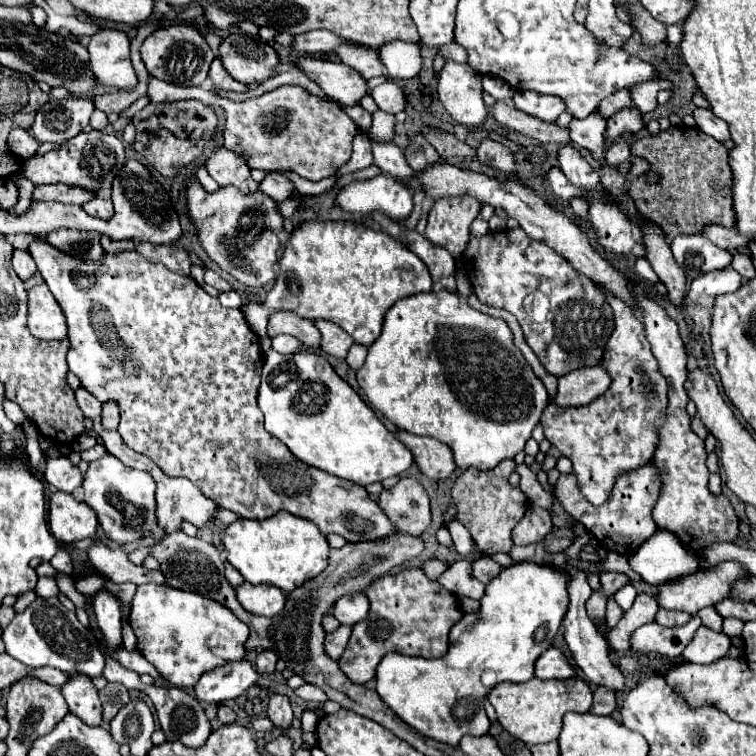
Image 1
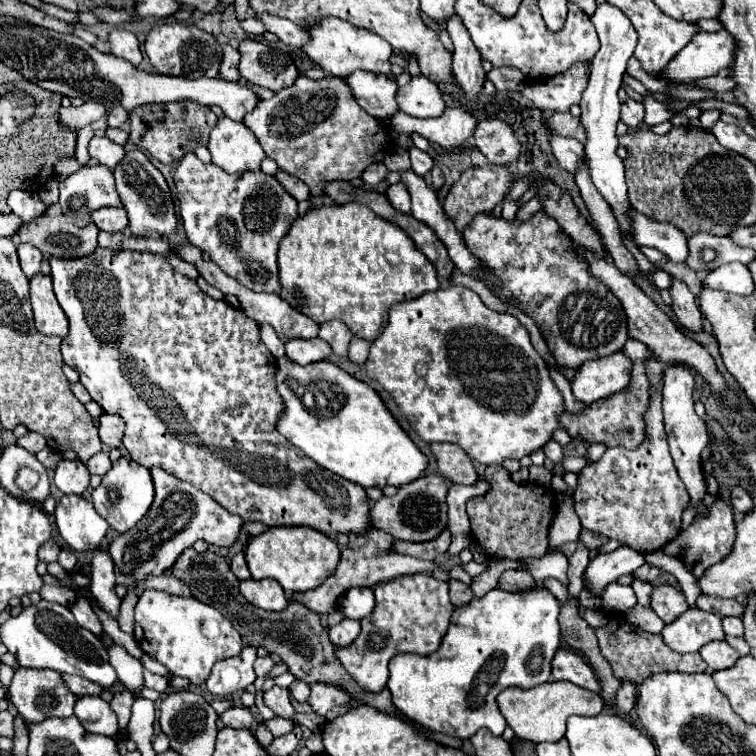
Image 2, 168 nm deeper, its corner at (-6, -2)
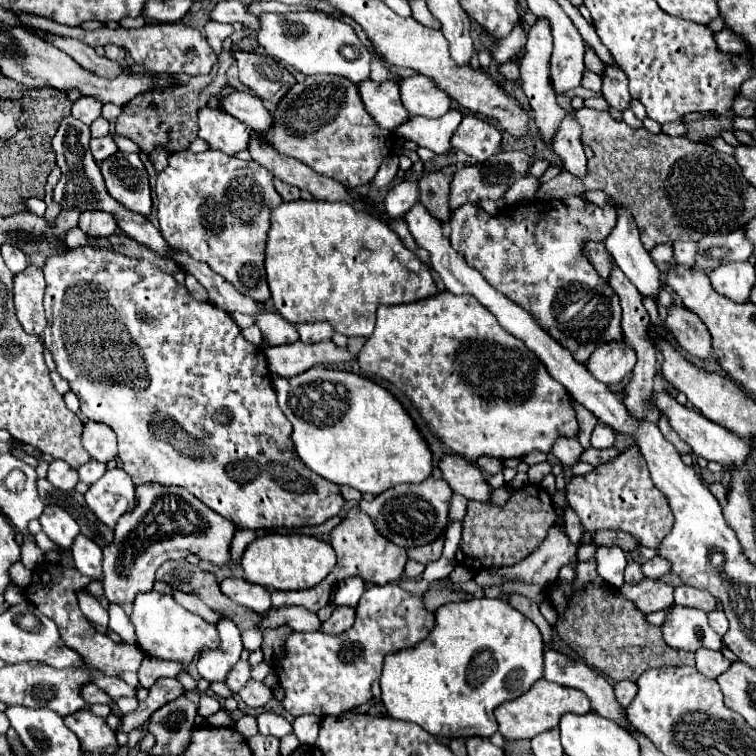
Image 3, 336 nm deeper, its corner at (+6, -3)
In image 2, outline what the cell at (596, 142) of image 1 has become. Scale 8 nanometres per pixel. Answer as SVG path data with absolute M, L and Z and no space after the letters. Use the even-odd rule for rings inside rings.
M602 3L596 7L594 15L590 17L598 37L600 37L600 49L592 59L592 75L588 81L588 87L582 95L580 101L580 109L582 109L582 125L586 129L588 141L586 141L586 159L588 165L592 169L592 181L598 187L598 191L602 193L602 197L610 203L620 231L624 235L628 235L634 241L634 233L632 233L632 219L628 215L628 211L632 209L630 199L628 199L628 187L624 181L624 165L622 159L616 157L616 121L620 119L620 101L618 101L618 89L622 85L622 75L626 71L626 63L632 57L634 49L636 49L636 31L632 29L632 23L628 21L628 17L624 17L624 13L620 13L620 9L616 9L614 5Z

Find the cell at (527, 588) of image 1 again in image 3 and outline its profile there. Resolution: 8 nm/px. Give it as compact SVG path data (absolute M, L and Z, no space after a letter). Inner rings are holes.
M472 598L470 602L450 602L436 610L436 626L428 638L414 648L388 654L380 676L382 702L396 720L414 722L426 732L444 738L490 738L498 730L494 708L522 696L542 678L544 640L538 626L500 598Z

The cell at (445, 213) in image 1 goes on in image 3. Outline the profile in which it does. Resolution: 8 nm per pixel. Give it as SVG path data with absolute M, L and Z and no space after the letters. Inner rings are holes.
M498 152L482 164L464 166L458 170L450 182L450 210L456 210L462 204L478 204L480 200L498 200L502 194L518 180L528 174L530 156L524 152Z

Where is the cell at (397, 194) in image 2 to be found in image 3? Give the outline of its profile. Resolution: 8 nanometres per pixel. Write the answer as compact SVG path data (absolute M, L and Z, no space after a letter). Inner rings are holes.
M404 180L394 184L386 198L384 198L384 208L392 218L402 218L416 202L418 202L418 186L414 180Z

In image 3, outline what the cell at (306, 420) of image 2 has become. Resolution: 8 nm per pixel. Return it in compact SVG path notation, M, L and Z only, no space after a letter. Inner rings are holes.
M312 368L296 378L276 378L274 376L274 390L278 394L280 410L292 422L292 442L300 460L320 474L322 478L334 484L346 484L360 492L382 494L384 490L404 484L404 482L422 482L432 472L432 452L428 450L424 438L414 428L412 418L406 414L402 404L382 386L376 382L352 374L352 372L338 372L328 368Z

